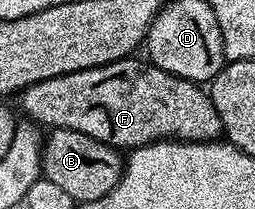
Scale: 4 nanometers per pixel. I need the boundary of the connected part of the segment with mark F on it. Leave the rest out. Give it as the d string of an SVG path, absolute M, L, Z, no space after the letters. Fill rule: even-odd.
M135 56L123 57L114 63L34 83L19 94L23 116L41 127L82 131L82 135L90 135L90 139L98 139L117 151L138 149L151 141L215 141L223 134L222 119L218 119L218 111L214 111L211 96L205 90L203 93L197 82L170 75L151 63L139 65L136 60Z

